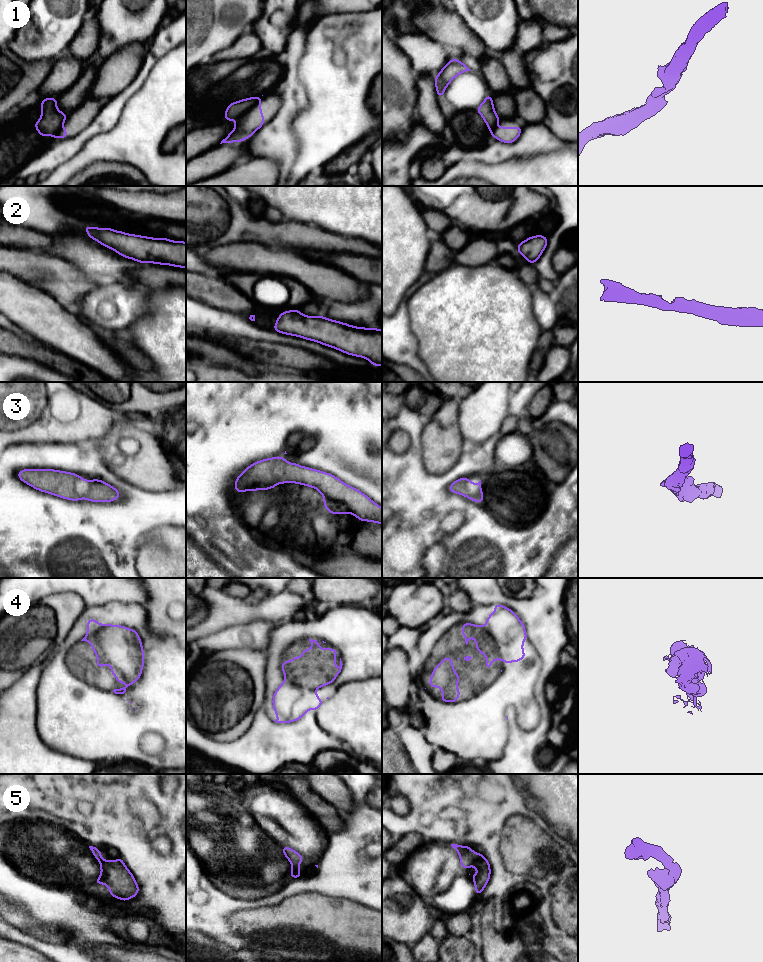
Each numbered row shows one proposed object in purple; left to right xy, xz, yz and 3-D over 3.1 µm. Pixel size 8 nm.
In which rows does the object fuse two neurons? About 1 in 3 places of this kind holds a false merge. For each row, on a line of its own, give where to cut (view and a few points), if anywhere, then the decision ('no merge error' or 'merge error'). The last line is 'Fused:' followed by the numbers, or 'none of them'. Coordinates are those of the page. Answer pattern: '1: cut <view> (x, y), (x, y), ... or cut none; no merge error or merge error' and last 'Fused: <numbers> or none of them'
1: cut xz (260, 98), (236, 118); merge error
2: cut none; no merge error
3: cut none; no merge error
4: cut none; no merge error
5: cut none; no merge error
Fused: 1

